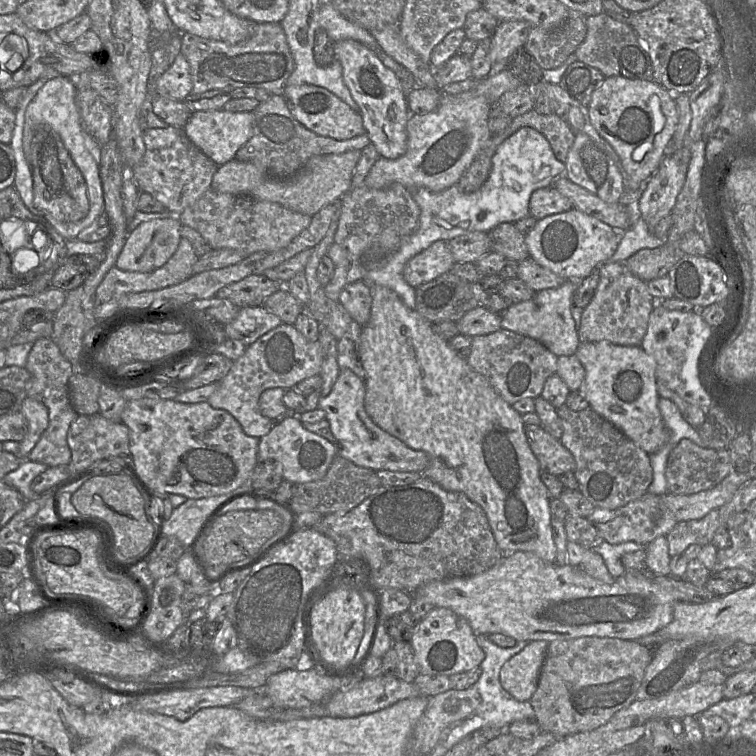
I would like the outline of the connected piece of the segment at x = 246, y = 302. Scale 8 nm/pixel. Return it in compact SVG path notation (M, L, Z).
M250 275L244 279L221 288L216 297L226 299L238 308L262 305L265 298L283 286L265 275Z

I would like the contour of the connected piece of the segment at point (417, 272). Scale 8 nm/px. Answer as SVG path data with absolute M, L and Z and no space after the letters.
M438 240L405 264L403 278L410 286L417 288L448 272L454 263L447 241Z

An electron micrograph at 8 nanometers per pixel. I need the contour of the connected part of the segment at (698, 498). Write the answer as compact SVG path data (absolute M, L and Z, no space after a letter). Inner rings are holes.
M732 471L712 489L691 495L667 493L661 497L678 522L699 520L711 510L728 503L750 478L750 473Z

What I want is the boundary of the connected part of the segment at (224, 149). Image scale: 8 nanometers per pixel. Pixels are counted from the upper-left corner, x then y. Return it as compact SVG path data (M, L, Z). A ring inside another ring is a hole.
M221 110L193 111L183 127L189 140L218 166L235 158L236 152L252 136L252 112Z

